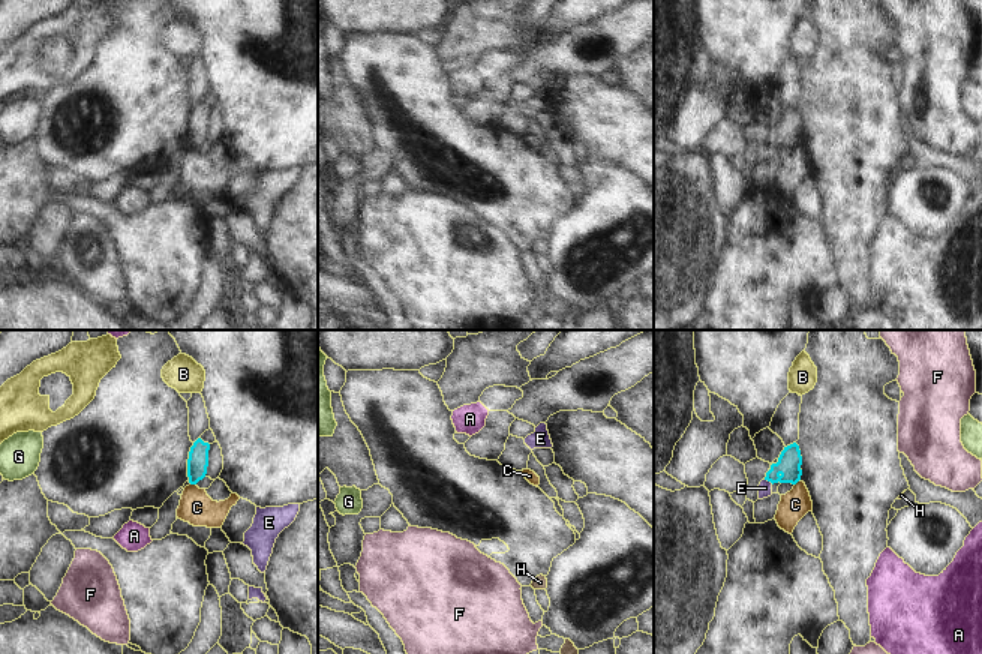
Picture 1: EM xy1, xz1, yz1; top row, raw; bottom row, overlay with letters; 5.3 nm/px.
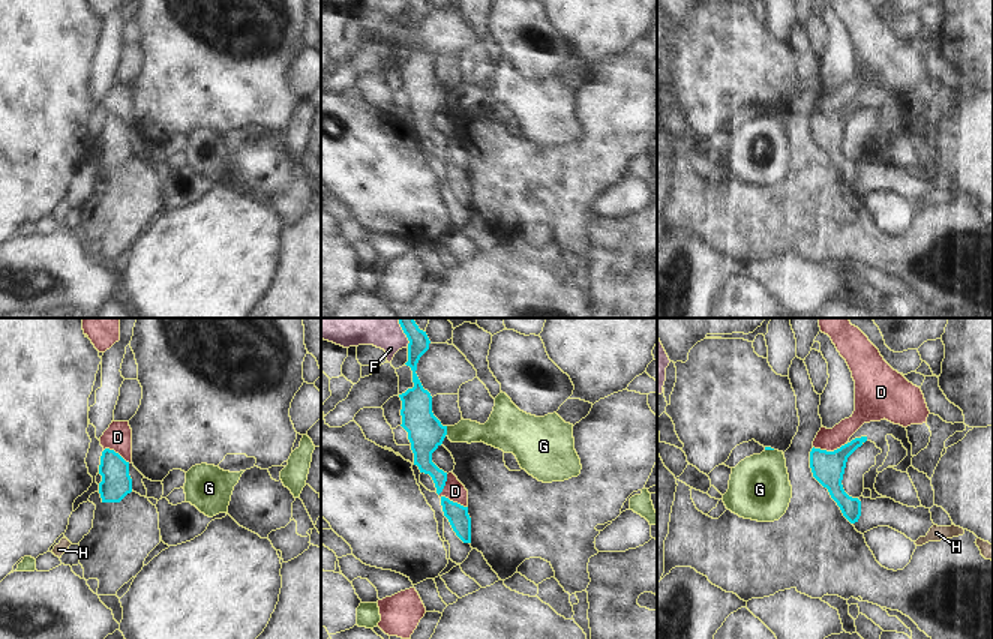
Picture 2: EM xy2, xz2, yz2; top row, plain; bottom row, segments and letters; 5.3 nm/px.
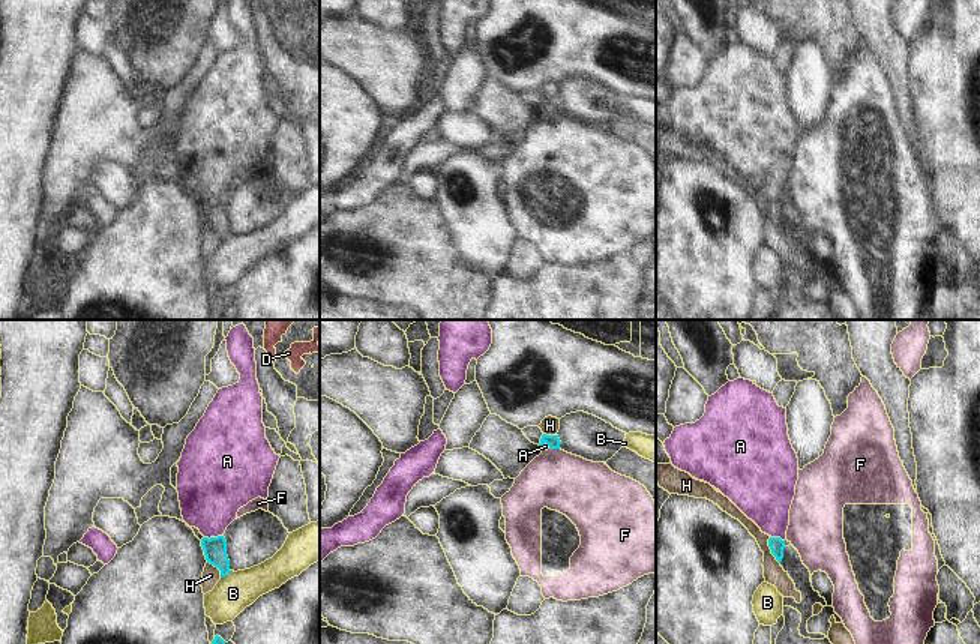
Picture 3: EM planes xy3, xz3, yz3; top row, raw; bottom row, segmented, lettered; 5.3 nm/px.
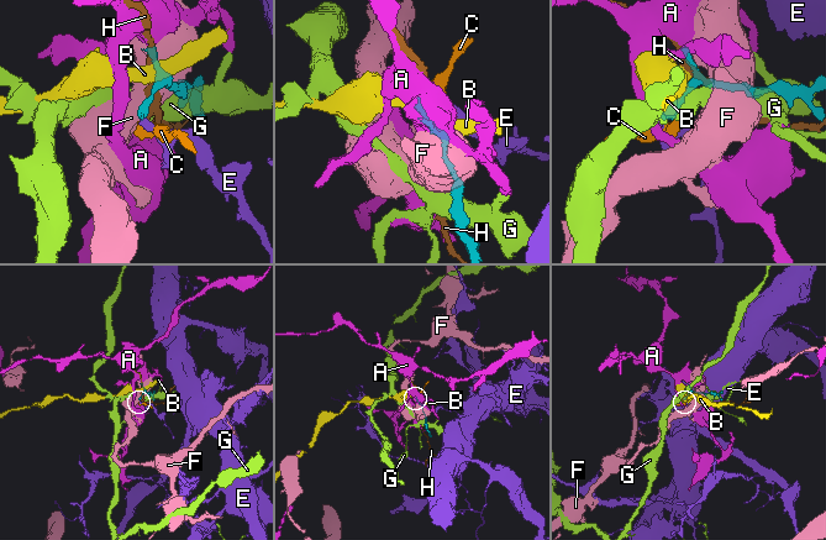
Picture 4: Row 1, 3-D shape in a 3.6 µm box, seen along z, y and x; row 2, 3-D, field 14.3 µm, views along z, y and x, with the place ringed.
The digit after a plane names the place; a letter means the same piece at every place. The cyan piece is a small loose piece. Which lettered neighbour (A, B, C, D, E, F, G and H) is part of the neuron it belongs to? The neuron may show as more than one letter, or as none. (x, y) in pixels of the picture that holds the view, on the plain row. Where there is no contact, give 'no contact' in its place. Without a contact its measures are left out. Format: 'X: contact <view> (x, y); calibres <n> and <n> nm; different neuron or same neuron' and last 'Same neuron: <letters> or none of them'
A: contact xy3 (213, 201); calibres 130 and 360 nm; different neuron
B: contact xy3 (225, 239); calibres 130 and 200 nm; different neuron
C: contact xy1 (194, 147); calibres 110 and 180 nm; different neuron
D: contact xz2 (443, 161); calibres 120 and 110 nm; different neuron
E: contact yz1 (769, 144); calibres 130 and 80 nm; different neuron
F: contact xz3 (554, 111); calibres 70 and 320 nm; different neuron
G: contact xz2 (446, 95); calibres 190 and 140 nm; different neuron
H: contact yz3 (772, 215); calibres 80 and 110 nm; different neuron
Same neuron: none of them

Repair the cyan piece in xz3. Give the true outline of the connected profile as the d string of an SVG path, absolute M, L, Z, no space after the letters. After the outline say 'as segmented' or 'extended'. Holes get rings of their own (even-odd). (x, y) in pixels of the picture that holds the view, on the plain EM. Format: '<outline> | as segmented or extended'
M527 90L522 96L534 108L542 110L546 107L549 113L560 113L561 105L558 99L546 99L539 90Z | extended

